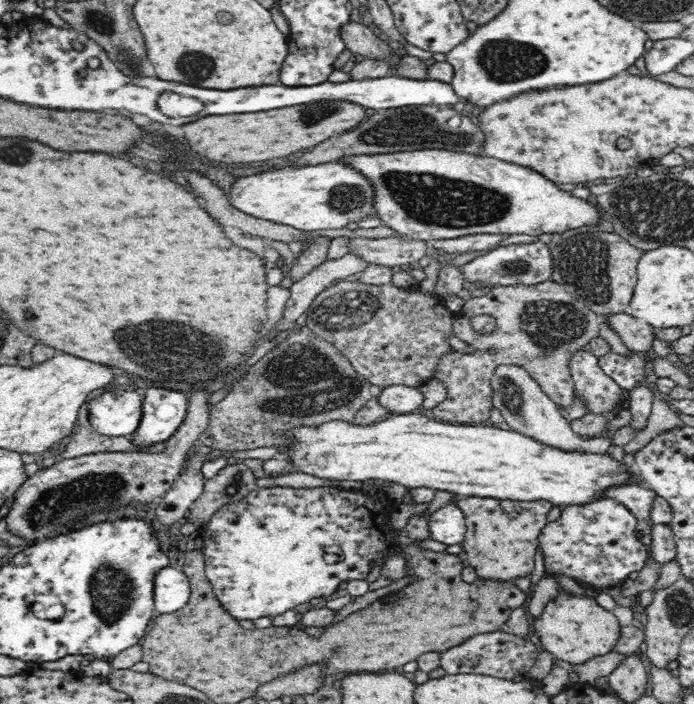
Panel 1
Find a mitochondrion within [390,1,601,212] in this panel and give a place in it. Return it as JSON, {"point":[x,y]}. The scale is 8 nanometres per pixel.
{"point":[504,61]}

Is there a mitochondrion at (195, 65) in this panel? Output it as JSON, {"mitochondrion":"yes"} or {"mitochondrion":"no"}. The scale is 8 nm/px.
{"mitochondrion":"yes"}

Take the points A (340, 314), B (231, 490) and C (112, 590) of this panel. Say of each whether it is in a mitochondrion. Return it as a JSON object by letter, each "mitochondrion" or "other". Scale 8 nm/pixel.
{"A":"mitochondrion","B":"mitochondrion","C":"mitochondrion"}

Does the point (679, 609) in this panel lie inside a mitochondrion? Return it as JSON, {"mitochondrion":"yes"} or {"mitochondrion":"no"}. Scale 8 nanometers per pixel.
{"mitochondrion":"yes"}

